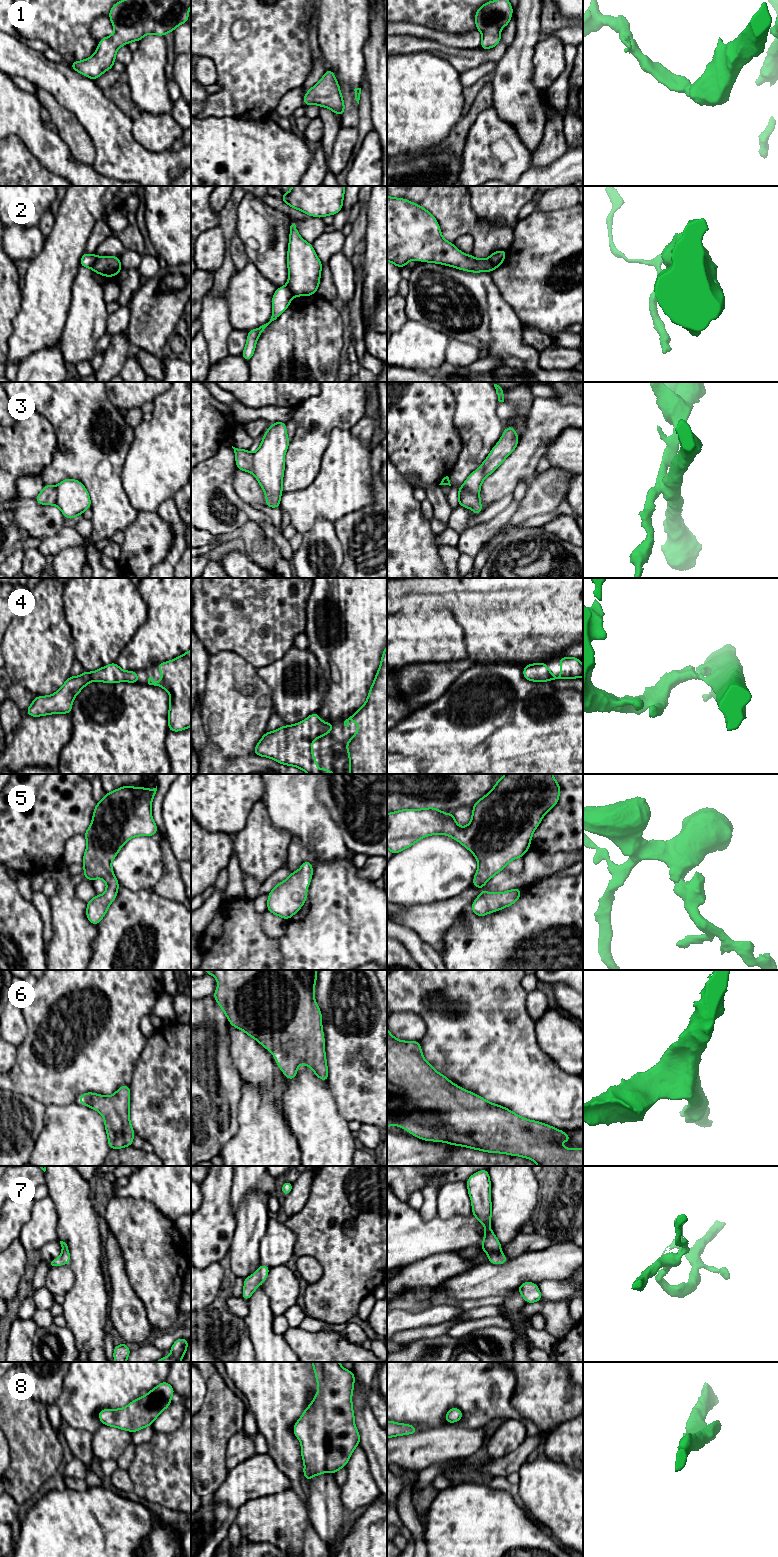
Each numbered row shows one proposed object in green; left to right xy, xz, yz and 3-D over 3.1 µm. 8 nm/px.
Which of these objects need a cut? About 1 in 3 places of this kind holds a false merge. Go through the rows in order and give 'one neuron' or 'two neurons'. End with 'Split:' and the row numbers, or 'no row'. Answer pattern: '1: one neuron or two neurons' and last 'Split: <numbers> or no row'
1: one neuron
2: two neurons
3: two neurons
4: one neuron
5: one neuron
6: one neuron
7: one neuron
8: one neuron
Split: 2, 3

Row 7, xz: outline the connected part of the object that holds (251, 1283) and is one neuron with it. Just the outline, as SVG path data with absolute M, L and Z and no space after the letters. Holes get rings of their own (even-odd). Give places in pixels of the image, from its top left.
M260 1264L257 1271L244 1279L244 1288L241 1298L248 1301L253 1292L262 1285L268 1276L270 1267Z

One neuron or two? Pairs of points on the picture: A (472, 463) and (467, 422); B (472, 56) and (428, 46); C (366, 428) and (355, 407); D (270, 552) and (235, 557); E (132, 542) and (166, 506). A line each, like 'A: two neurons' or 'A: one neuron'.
A: one neuron
B: one neuron
C: two neurons
D: two neurons
E: two neurons

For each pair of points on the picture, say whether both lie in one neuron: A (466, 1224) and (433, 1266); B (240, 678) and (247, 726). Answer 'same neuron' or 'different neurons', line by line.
A: different neurons
B: same neuron

